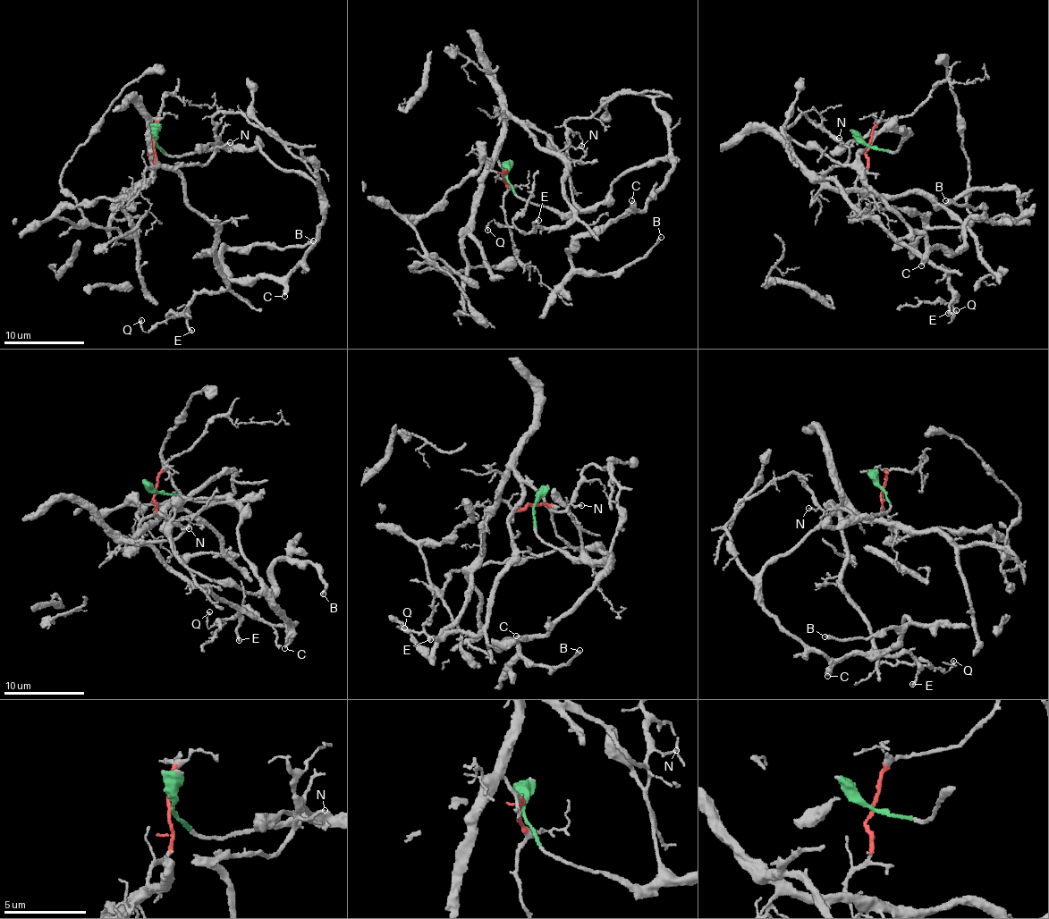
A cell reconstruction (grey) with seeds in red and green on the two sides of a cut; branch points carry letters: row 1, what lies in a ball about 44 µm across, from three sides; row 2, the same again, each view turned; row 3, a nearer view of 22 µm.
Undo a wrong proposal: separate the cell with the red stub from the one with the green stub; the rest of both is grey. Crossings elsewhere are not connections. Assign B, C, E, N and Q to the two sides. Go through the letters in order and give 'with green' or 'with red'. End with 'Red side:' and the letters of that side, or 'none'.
B: with green
C: with green
E: with red
N: with red
Q: with red
Red side: E, N, Q

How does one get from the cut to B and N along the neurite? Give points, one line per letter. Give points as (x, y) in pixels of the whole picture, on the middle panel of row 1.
B: (505, 176), (587, 214), (670, 160), (665, 187), (579, 233), (571, 265), (619, 274), (661, 236)
N: (505, 176), (494, 153), (499, 148), (503, 124), (509, 117), (533, 123), (560, 152), (582, 147)

